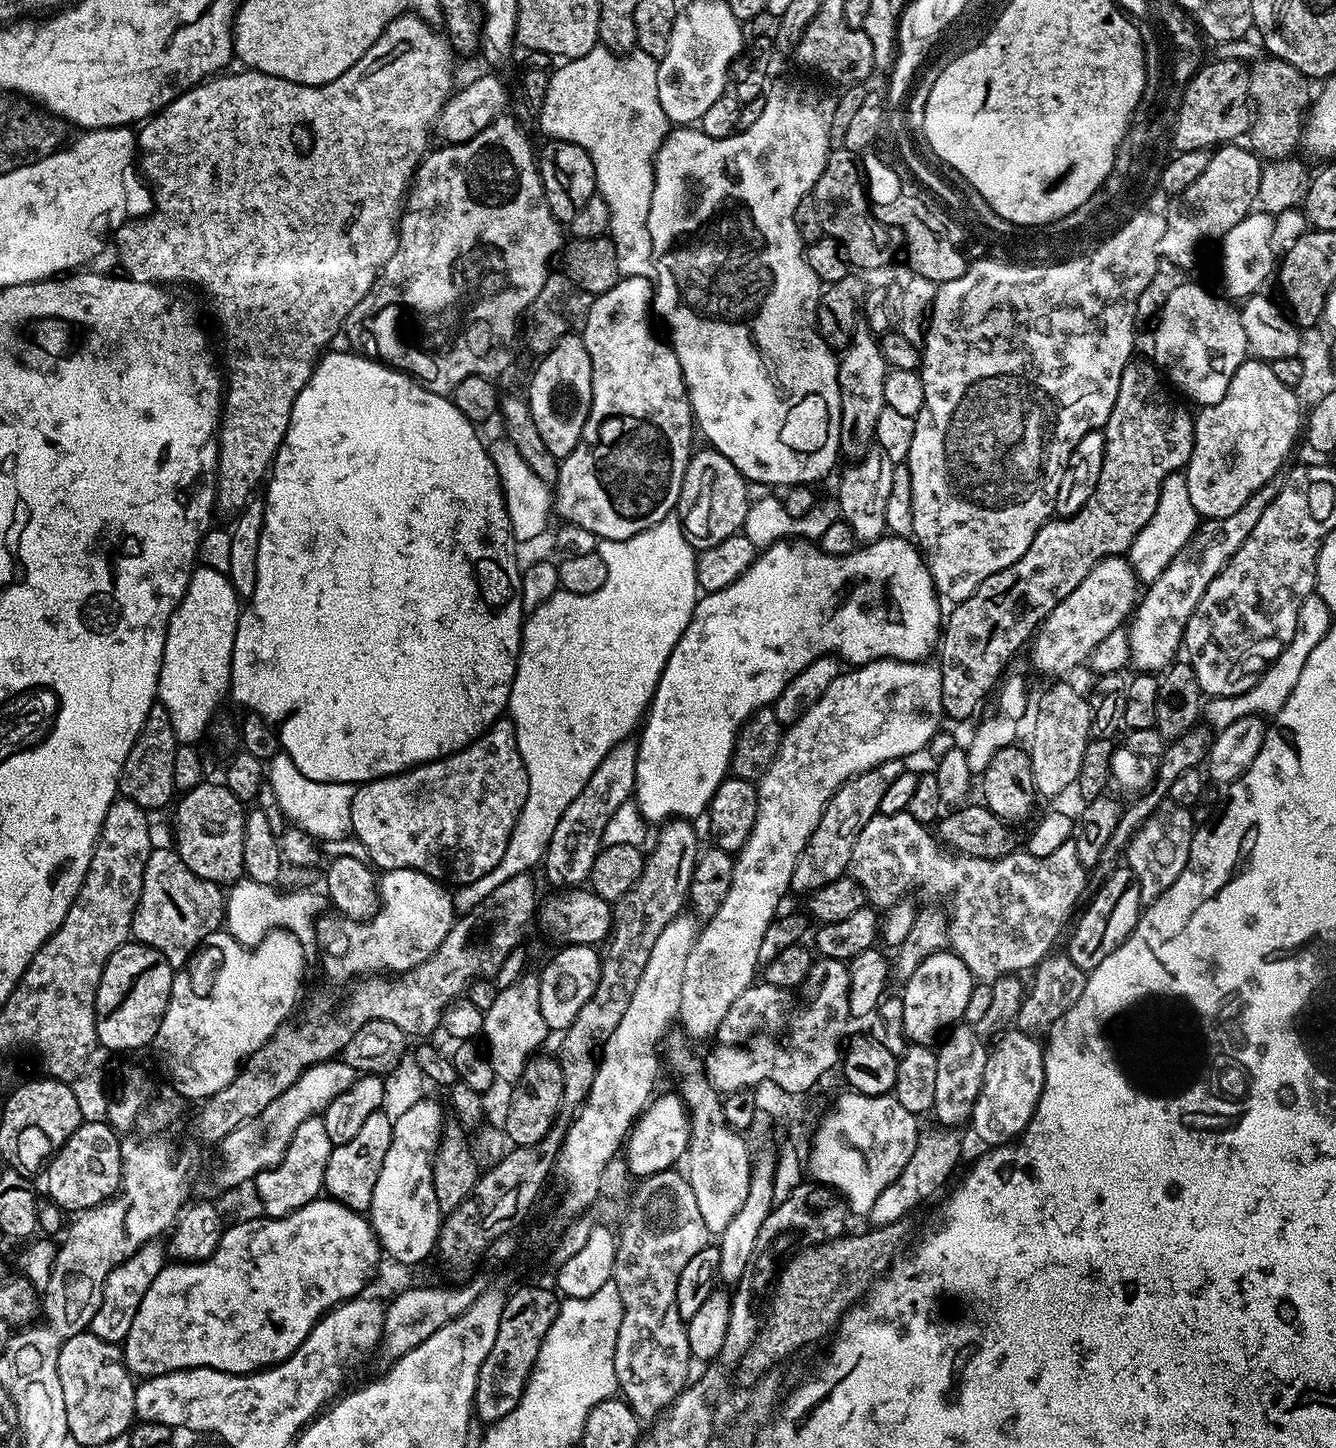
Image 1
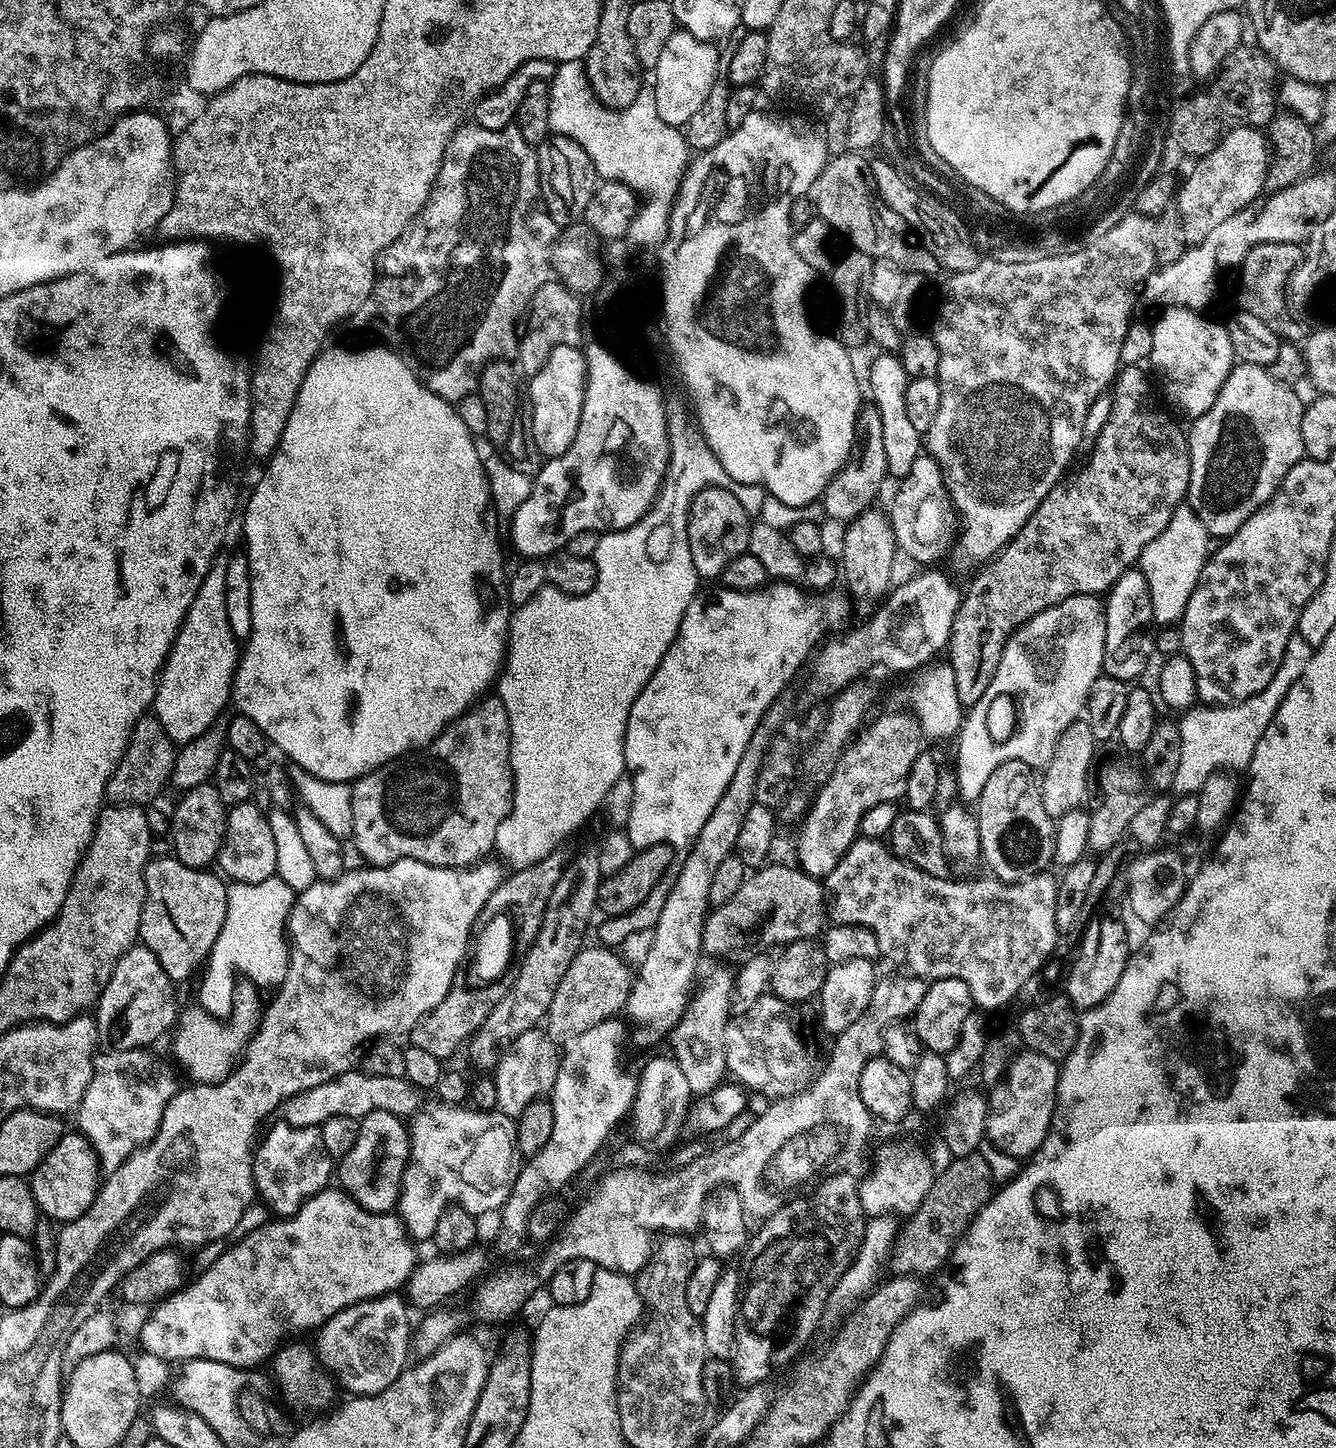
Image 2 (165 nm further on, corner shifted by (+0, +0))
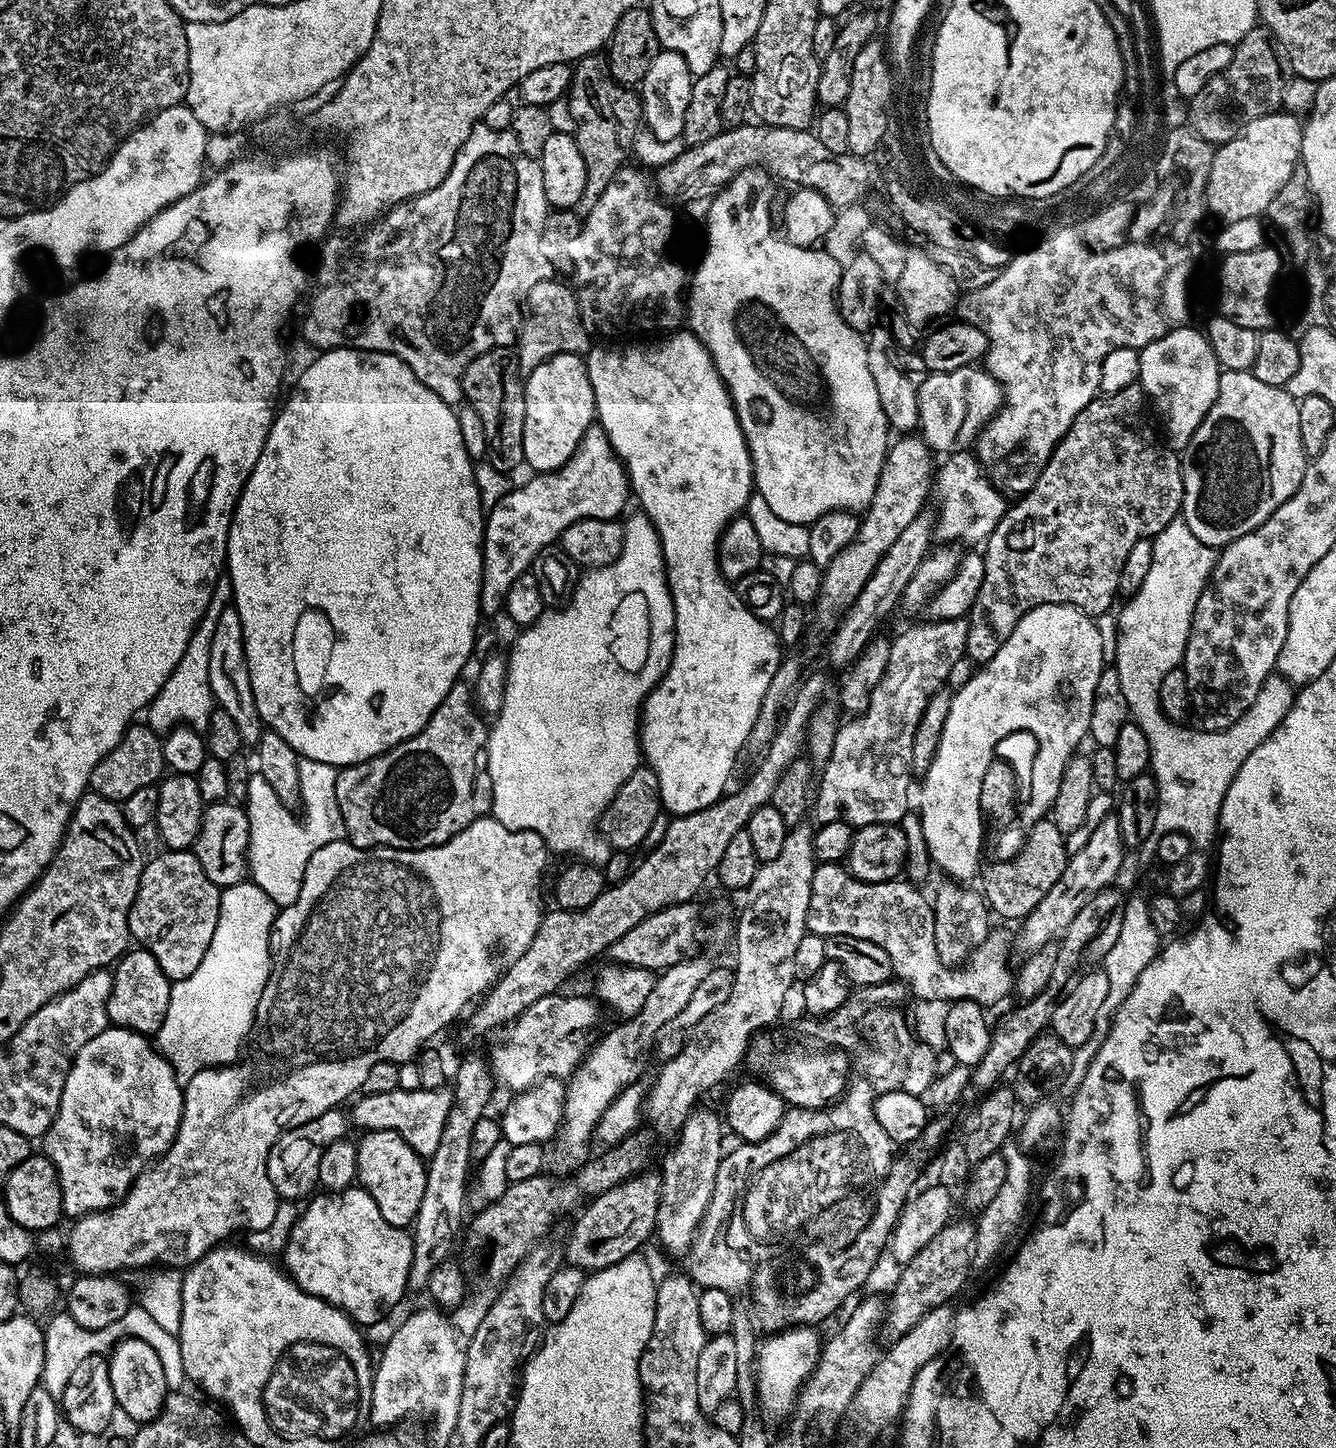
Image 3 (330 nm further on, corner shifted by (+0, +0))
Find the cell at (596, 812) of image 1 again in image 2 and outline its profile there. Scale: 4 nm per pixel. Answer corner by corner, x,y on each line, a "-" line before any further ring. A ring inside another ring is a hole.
590,850
577,860
575,857
569,863
558,886
554,886
554,894
550,894
550,902
546,906
546,914
538,930
538,938
524,955
518,978
514,978
514,986
506,990
506,998
502,998
502,1002
498,1002
498,1006
490,1010
486,1022
482,1022
482,1026
466,1045
468,1060
477,1068
478,1073
491,1073
498,1066
502,1054
508,1051
518,1038
518,1034
526,1034
526,1030
537,1027
547,1017
554,990
558,990
558,982
562,982
566,970
570,970
570,962
574,962
581,948
585,947
584,935
588,932
592,912
597,911
601,881
596,852

